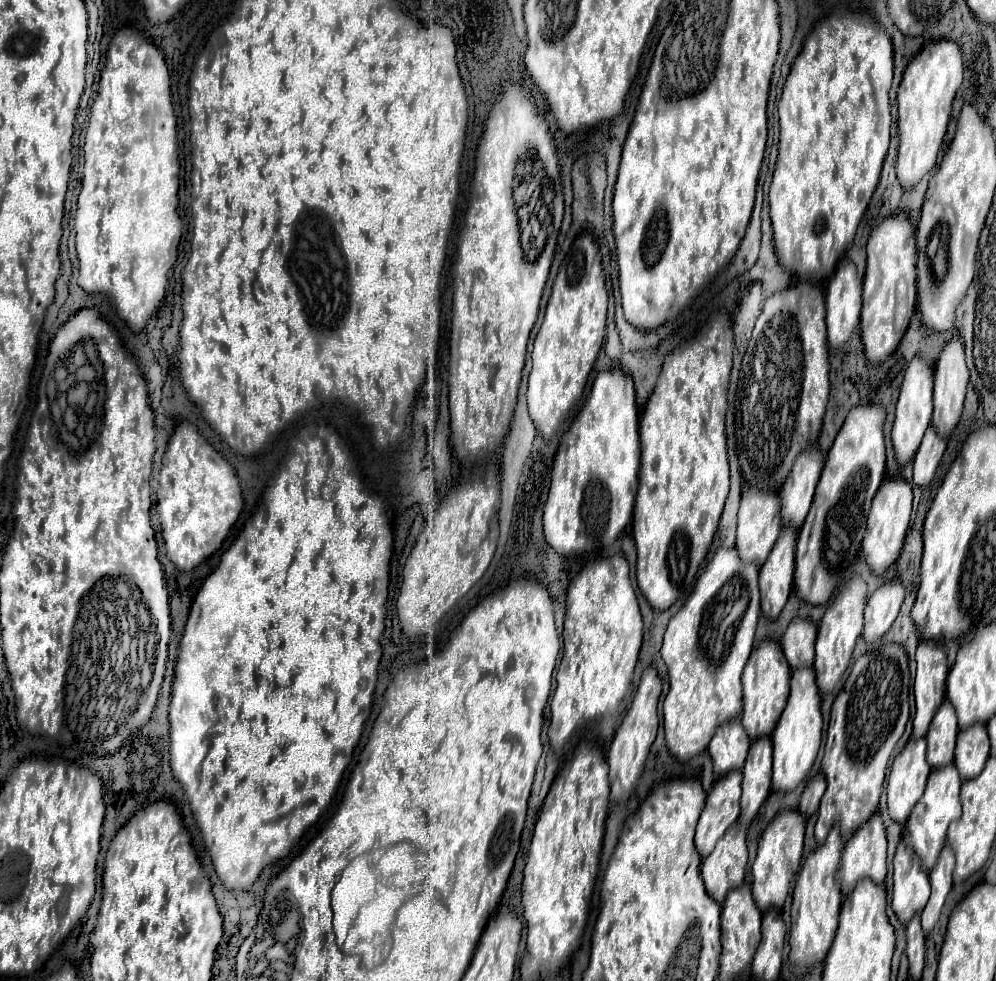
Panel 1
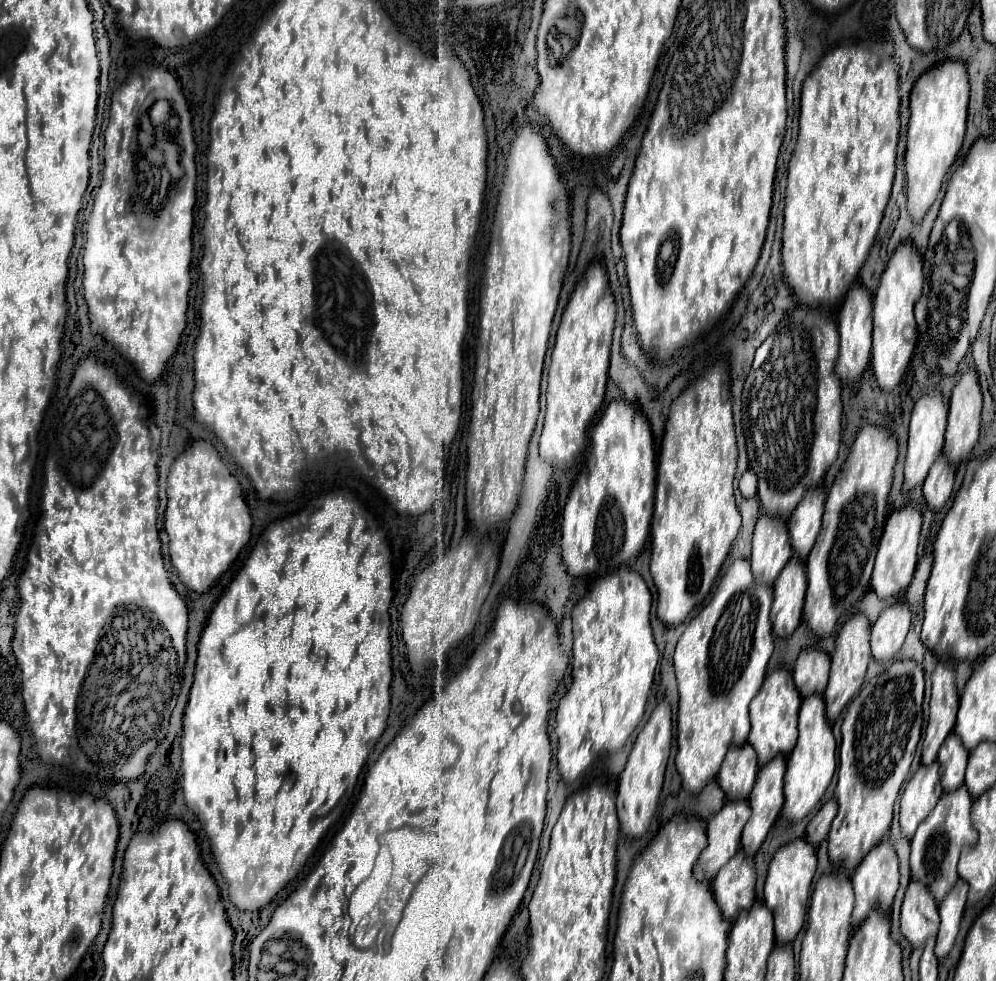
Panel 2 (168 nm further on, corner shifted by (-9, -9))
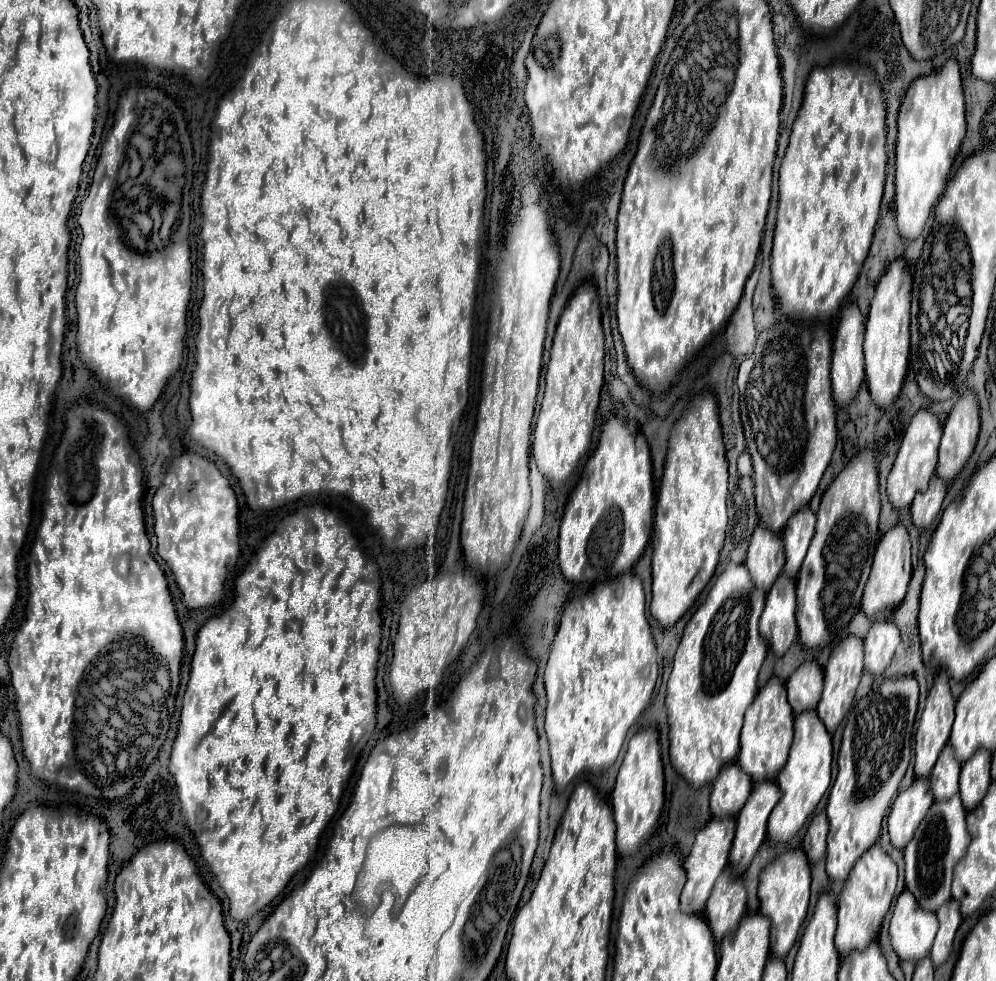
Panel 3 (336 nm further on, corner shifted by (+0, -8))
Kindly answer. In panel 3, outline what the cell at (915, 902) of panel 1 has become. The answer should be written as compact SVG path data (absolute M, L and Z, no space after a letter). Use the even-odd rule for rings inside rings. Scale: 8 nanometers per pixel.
M903 890L895 902L891 918L891 946L901 960L921 960L929 954L935 940L937 918L933 912L919 910L911 892Z

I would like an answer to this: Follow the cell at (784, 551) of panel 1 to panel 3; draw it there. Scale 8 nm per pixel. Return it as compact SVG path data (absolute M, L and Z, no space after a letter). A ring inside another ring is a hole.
M783 574L779 576L779 580L775 580L765 600L765 610L759 620L759 632L777 656L783 656L791 642L797 638L793 578Z

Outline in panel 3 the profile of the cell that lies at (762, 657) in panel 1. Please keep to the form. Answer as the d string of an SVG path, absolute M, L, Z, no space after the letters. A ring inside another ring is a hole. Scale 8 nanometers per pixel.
M773 676L769 682L759 688L753 704L745 712L745 722L741 730L741 750L739 750L739 764L743 764L745 772L751 776L753 782L759 780L775 780L783 764L787 762L787 754L793 740L793 712L787 704L787 690L785 684Z

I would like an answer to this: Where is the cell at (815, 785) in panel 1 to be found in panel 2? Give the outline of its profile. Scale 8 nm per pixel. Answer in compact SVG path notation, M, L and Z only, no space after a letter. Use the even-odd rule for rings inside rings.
M830 799L830 801L826 801L822 805L822 809L816 813L816 817L812 817L812 821L806 827L806 839L808 839L808 843L812 843L814 847L818 847L828 837L832 819L836 817L836 809L838 809L836 801Z

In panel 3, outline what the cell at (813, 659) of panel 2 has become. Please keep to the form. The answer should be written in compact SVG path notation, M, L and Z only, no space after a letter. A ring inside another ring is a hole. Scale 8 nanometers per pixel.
M807 660L789 676L785 686L795 714L803 710L815 710L823 690L823 670L815 660Z

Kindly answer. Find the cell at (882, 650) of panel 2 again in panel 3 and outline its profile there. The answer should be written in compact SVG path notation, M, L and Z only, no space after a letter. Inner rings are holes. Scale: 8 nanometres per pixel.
M875 620L865 636L865 672L879 676L899 646L899 628L893 620Z

